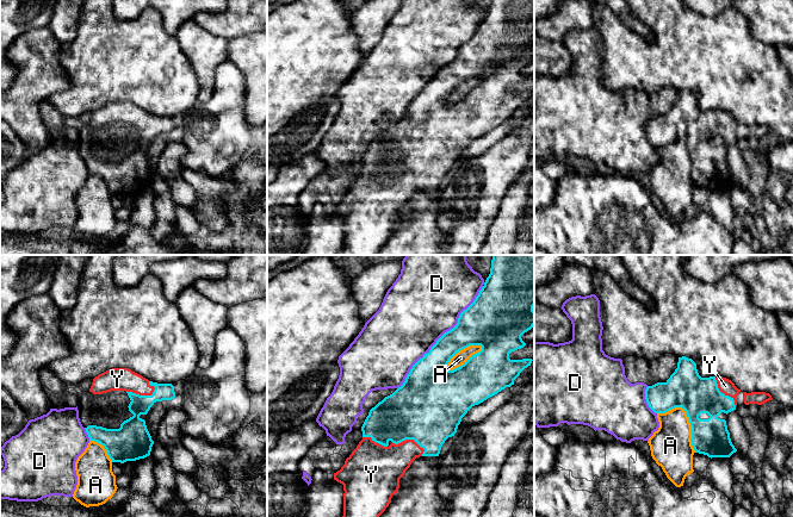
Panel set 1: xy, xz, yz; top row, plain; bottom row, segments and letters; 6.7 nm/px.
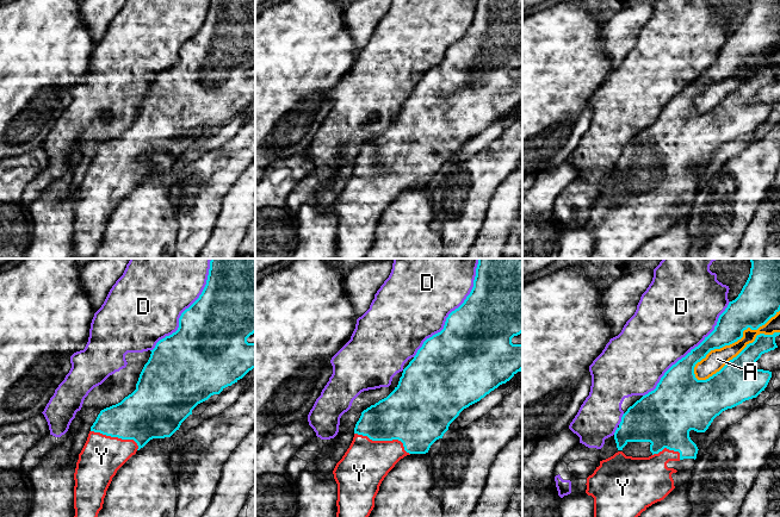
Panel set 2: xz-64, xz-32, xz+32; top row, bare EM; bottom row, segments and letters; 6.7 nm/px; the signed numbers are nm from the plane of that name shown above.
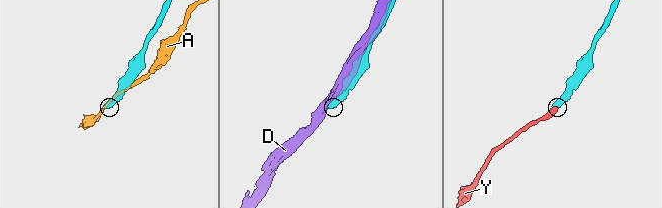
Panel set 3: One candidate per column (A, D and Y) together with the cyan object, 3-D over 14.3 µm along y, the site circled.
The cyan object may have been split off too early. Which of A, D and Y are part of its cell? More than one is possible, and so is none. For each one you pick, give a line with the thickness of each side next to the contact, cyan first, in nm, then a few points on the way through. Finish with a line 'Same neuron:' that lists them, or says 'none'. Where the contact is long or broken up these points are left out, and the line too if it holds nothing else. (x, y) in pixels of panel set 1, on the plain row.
Y: Thickness 190 nm (cyan) against 160 nm
Same neuron: Y

